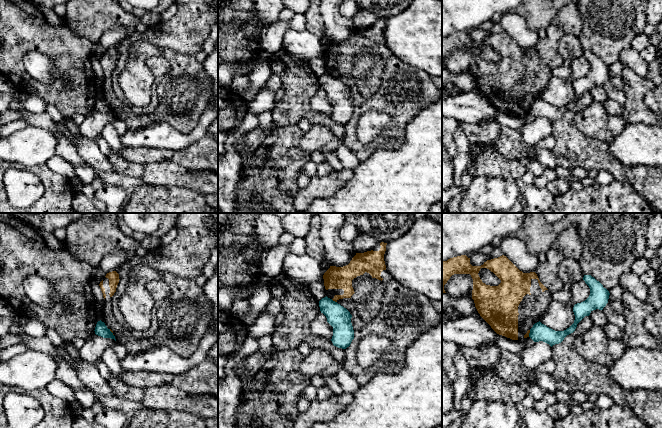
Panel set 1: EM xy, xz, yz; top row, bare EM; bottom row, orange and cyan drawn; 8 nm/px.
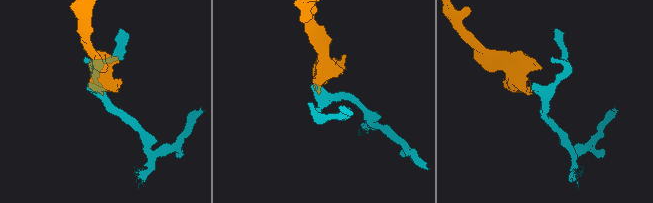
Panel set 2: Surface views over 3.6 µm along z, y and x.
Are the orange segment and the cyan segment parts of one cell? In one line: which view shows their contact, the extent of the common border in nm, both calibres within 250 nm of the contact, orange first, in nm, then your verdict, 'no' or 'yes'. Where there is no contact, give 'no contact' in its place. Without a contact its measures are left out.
meets orange in xz; contact 50 nm long; 180 nm thick on the orange side, 180 nm on the other; no

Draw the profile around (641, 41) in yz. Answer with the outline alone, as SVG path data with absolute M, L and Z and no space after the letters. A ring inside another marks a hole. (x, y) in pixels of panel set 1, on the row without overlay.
M638 34L635 36L631 42L631 47L639 52L649 45L649 36L646 34Z

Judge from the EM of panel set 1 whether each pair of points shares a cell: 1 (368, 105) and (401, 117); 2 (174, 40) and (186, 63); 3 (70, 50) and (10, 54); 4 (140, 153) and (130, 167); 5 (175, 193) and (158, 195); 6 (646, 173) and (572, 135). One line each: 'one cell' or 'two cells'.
1: one cell
2: two cells
3: one cell
4: two cells
5: one cell
6: one cell

